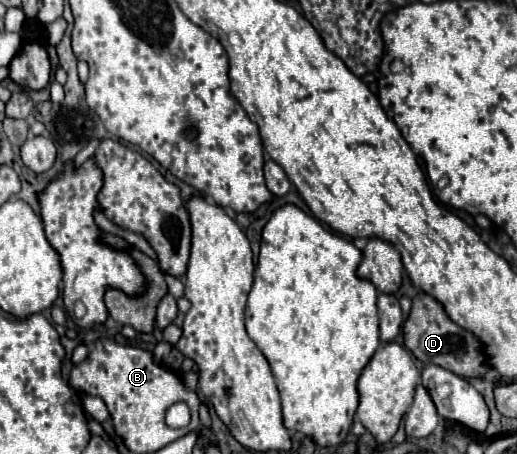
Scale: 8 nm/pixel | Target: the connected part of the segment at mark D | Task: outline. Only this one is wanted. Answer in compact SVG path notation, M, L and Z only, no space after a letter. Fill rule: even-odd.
M420 292L414 300L412 300L412 310L408 314L408 318L402 324L402 334L404 334L404 346L422 362L422 364L436 364L442 366L458 376L464 378L472 378L472 376L482 376L488 368L484 366L484 352L480 342L474 338L472 332L460 328L458 324L454 324L448 314L444 312L444 306Z

